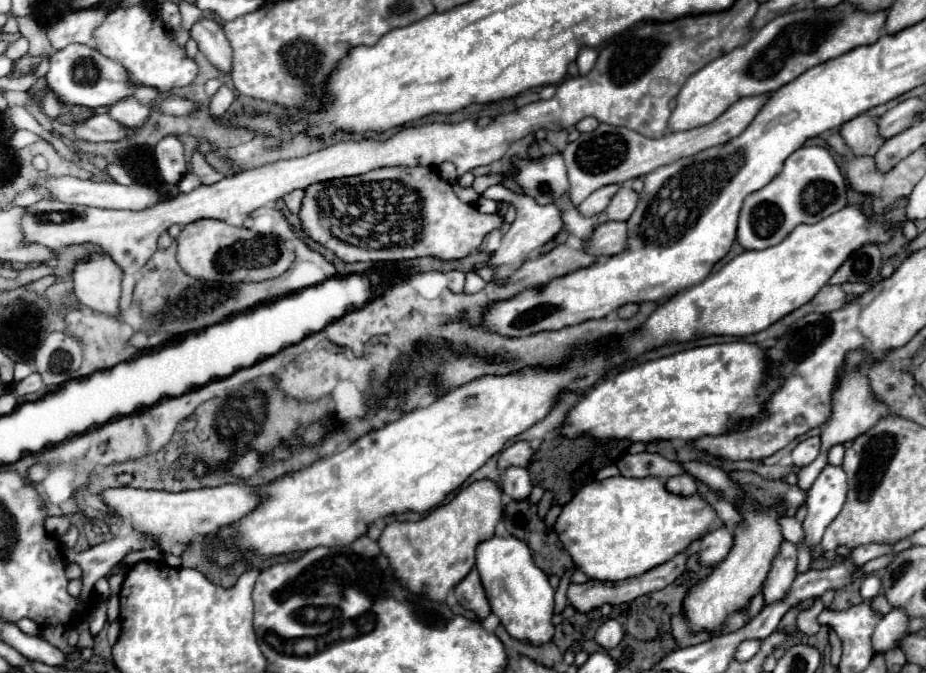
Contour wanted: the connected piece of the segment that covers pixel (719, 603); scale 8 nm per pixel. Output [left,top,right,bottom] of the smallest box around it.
[685,503,785,631]

